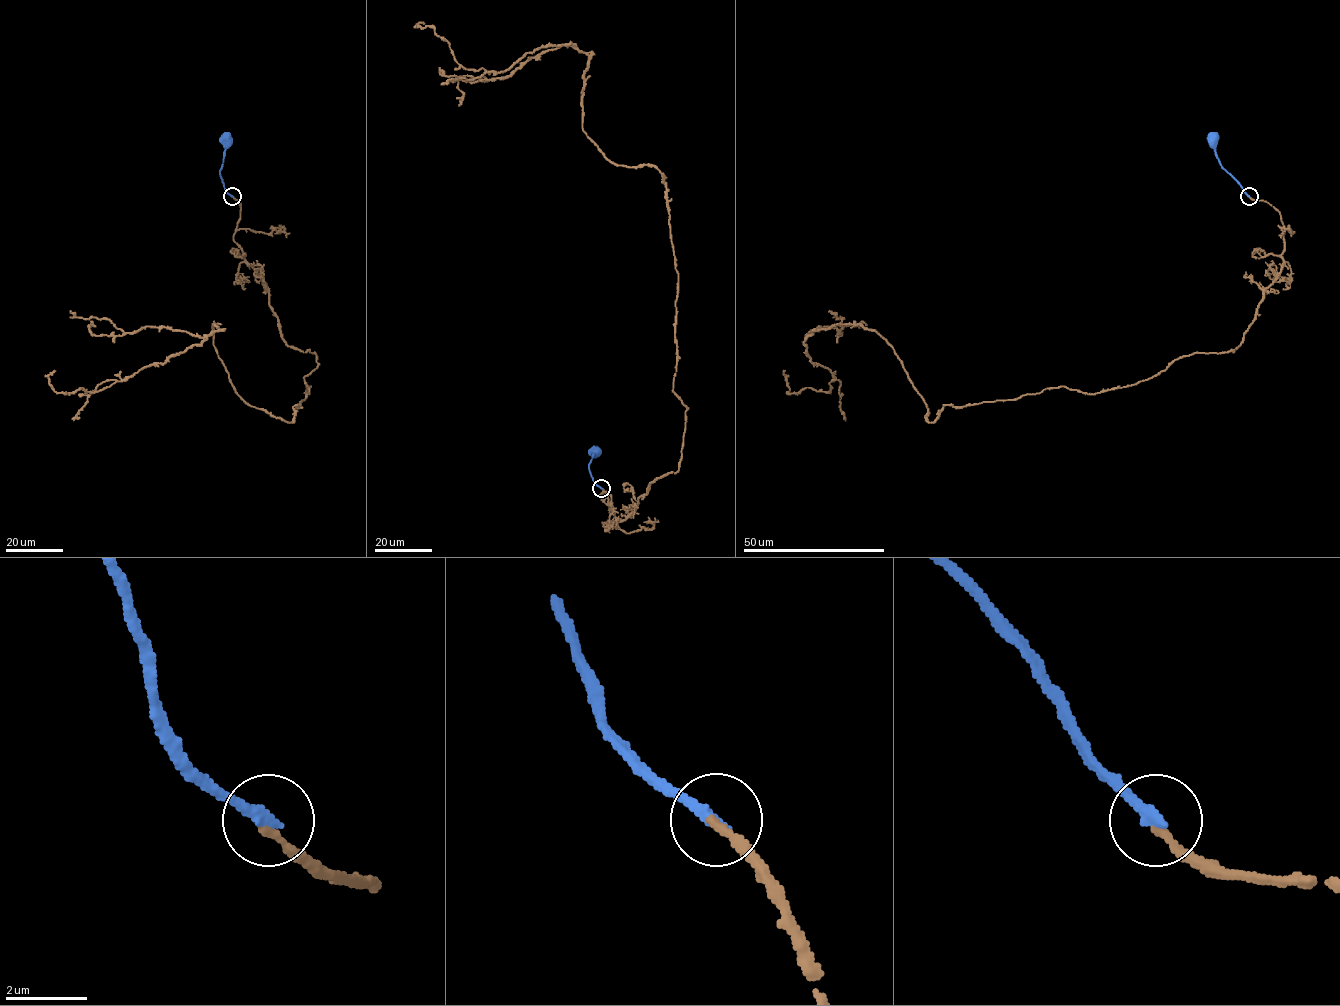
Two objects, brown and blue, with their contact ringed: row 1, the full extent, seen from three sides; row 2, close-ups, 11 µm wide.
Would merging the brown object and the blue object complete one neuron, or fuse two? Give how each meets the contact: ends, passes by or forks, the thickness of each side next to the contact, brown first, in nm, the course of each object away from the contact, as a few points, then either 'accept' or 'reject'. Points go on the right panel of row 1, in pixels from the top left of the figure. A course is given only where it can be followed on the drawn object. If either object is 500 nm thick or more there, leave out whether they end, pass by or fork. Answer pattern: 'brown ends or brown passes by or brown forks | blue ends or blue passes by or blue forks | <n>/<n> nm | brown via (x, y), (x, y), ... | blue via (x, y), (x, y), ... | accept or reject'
brown ends | blue ends | 200/320 nm | brown via (1249, 196), (1284, 248), (1234, 352), (933, 422), (860, 324), (803, 344), (828, 392), (785, 371) | blue via (1249, 196), (1225, 169), (1213, 139) | reject

